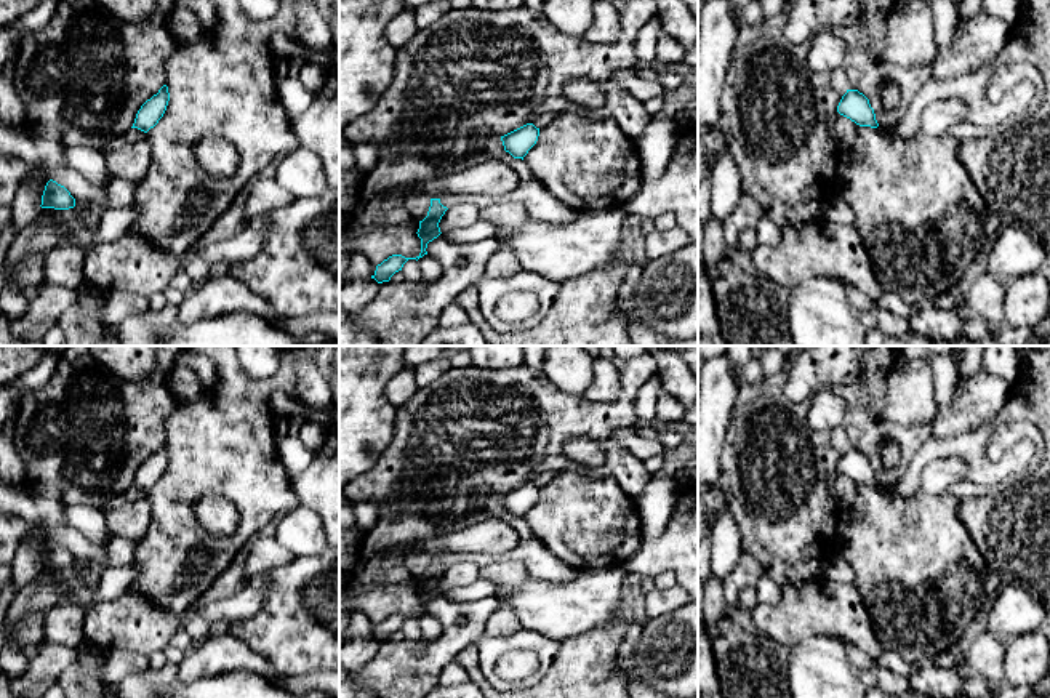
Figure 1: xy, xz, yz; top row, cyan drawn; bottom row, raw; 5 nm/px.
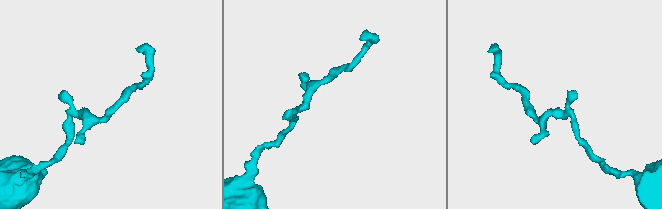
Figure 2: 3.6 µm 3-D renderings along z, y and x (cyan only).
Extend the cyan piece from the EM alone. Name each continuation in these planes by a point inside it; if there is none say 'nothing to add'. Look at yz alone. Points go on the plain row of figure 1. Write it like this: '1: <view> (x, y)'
nothing to add

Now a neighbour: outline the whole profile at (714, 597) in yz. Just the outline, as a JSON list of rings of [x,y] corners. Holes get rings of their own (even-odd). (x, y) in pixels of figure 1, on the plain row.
[[[711,576],[704,584],[704,626],[714,628],[727,615],[727,602],[722,581]]]

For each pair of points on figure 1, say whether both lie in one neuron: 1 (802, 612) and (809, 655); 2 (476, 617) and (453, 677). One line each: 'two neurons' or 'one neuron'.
1: two neurons
2: two neurons

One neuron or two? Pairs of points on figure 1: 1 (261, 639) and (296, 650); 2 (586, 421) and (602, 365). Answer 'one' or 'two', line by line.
1: one
2: two

